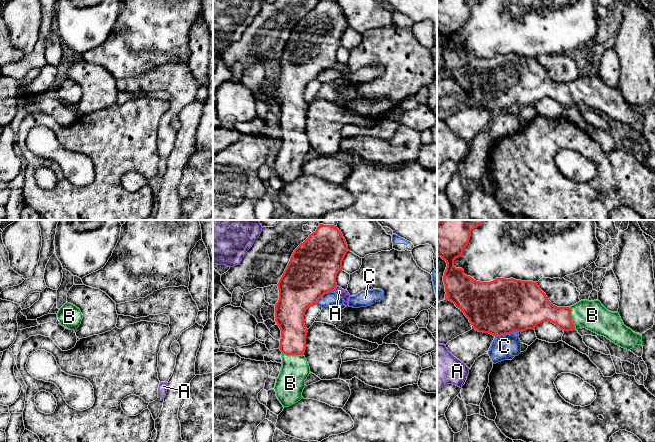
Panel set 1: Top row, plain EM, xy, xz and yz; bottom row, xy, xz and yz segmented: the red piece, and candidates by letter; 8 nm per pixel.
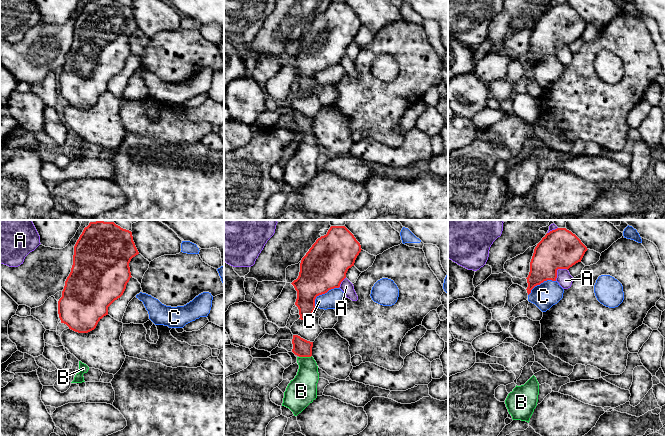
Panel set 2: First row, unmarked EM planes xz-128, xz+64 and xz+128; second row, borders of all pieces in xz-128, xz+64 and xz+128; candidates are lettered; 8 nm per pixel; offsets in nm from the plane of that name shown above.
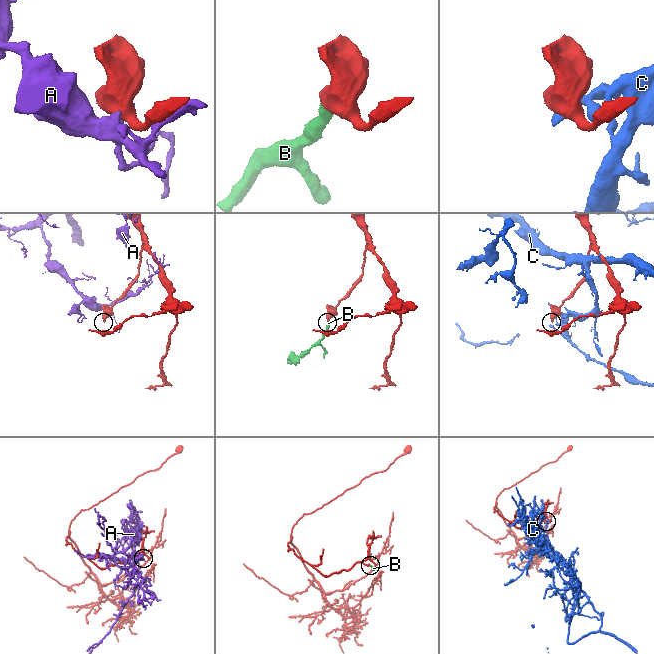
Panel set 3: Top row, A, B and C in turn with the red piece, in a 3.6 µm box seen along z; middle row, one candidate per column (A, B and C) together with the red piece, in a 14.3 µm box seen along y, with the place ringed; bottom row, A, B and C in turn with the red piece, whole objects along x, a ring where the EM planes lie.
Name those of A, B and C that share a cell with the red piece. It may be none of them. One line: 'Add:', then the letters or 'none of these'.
Add: B

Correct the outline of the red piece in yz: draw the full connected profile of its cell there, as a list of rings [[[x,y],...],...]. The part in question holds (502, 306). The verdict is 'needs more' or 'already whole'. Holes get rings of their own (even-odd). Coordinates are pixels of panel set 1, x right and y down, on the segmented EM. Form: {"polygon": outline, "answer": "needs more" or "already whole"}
{"polygon": [[[440,220],[437,222],[437,255],[447,263],[443,276],[445,300],[454,303],[464,313],[469,319],[472,329],[497,337],[534,329],[538,324],[548,321],[563,331],[584,327],[627,350],[636,345],[642,345],[642,336],[626,327],[619,313],[608,311],[599,300],[581,300],[570,307],[557,307],[549,301],[537,282],[513,278],[496,278],[490,282],[480,282],[465,275],[462,268],[456,268],[454,260],[463,254],[469,243],[471,231],[483,224],[484,221]]], "answer": "needs more"}

